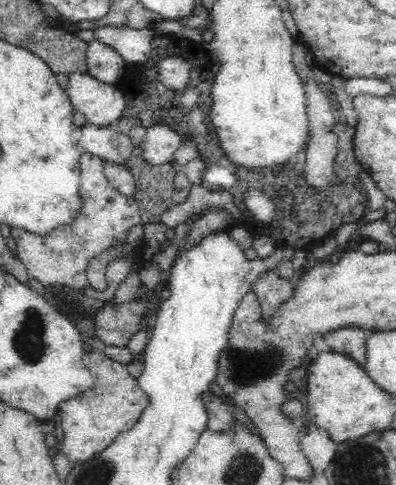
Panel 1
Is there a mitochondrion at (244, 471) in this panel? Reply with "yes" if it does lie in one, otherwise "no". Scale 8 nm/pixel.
yes

